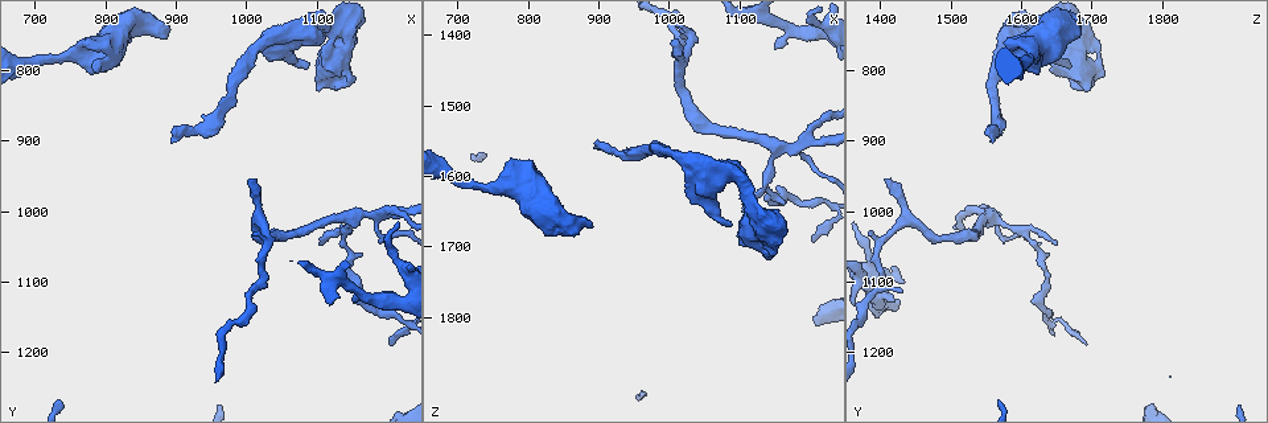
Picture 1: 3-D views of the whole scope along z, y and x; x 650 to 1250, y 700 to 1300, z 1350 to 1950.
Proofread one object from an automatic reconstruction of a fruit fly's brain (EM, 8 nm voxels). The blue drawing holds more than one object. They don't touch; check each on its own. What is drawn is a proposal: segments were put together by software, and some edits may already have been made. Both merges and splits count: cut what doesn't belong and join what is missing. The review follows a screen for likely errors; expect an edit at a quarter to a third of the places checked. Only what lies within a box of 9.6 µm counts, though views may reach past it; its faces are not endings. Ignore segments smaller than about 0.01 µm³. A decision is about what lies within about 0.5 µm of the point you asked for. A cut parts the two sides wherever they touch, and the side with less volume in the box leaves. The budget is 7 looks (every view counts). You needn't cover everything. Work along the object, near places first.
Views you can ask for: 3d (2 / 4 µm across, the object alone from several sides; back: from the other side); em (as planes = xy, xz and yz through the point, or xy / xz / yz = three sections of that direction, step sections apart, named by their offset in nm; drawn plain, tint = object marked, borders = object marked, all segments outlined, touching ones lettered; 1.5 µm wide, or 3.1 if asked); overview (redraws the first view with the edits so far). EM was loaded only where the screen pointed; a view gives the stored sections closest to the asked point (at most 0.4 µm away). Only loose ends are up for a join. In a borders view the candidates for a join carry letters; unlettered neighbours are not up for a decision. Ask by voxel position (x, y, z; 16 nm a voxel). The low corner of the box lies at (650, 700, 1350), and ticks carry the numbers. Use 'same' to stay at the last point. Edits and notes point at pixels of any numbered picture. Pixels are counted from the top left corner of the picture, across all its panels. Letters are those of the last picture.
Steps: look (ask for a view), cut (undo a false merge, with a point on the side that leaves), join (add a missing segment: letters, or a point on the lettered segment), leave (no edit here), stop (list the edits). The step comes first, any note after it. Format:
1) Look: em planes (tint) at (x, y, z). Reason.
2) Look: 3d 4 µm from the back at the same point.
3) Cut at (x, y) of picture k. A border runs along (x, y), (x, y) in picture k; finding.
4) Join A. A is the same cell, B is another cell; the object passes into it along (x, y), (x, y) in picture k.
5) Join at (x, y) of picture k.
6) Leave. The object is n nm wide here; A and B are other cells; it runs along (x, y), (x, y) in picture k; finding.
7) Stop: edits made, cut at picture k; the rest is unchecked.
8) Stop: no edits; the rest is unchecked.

Look: 3d 4 µm at (735, 780, 1615). Sudden change in width.

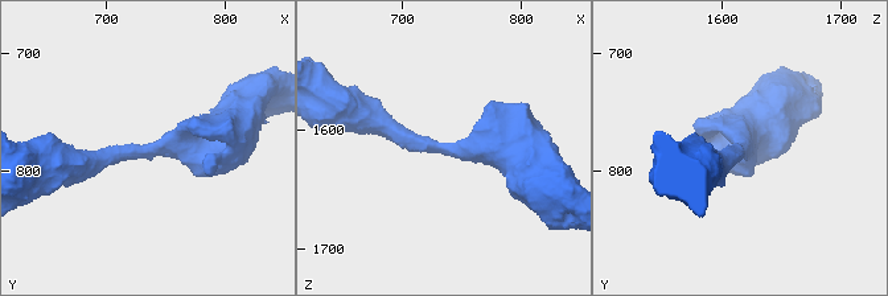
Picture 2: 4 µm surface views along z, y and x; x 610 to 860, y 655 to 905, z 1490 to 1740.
Look: em planes (borders) at (734, 782, 1614). The arms are 260, 300 nm wide.

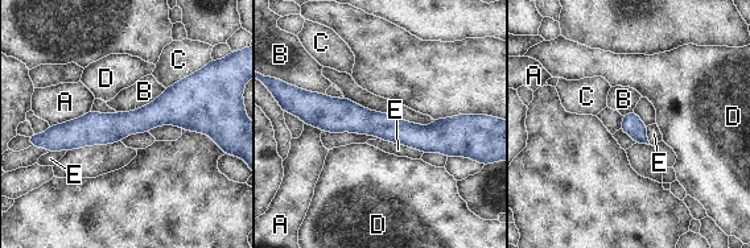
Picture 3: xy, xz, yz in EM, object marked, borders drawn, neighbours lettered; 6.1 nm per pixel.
Leave. The longest contact is with B, 320 nm; A, B, C, D and E are other cells; a border runs along (165, 89), (145, 106), (118, 112) in picture 3; continuous, no second neuron.

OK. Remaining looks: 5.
Look: em planes (tint) at (895, 745, 1675). Stops while still wide.

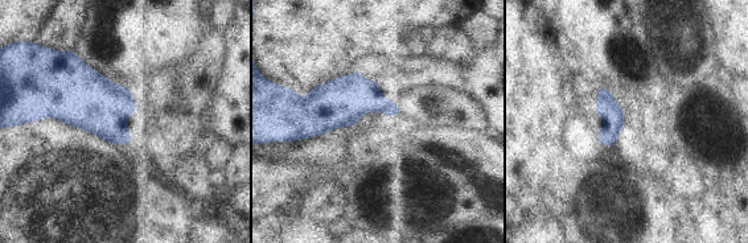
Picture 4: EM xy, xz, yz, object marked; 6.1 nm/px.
Look: em planes (borders) at the same point.

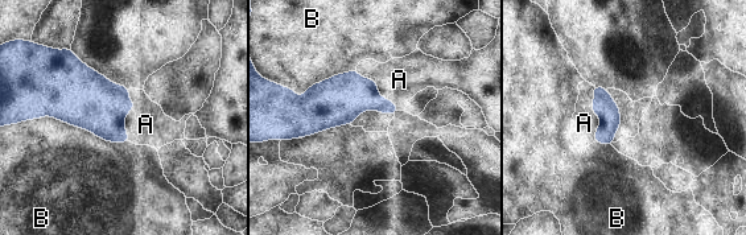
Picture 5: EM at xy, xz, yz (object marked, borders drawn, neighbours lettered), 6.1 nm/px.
Join A. A is the same cell, B is another cell; the object passes into it along (604, 106), (596, 115), (584, 123) in picture 5; the neuron continues.

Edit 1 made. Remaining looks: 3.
Look: 3d 2 µm from the back at (1150, 1130, 1420).

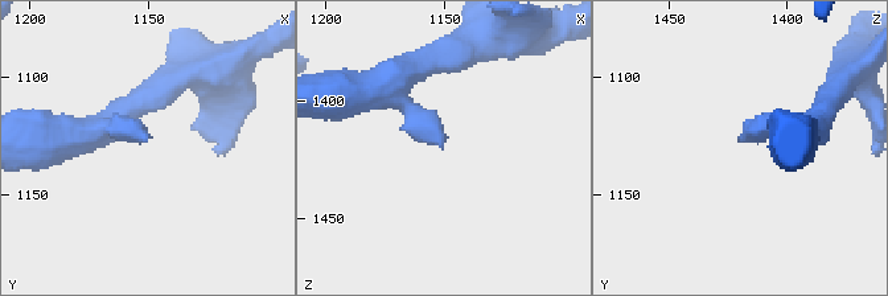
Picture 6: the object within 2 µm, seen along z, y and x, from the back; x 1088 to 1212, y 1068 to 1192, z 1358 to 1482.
Look: em planes (borders) at (1150, 1127, 1420).

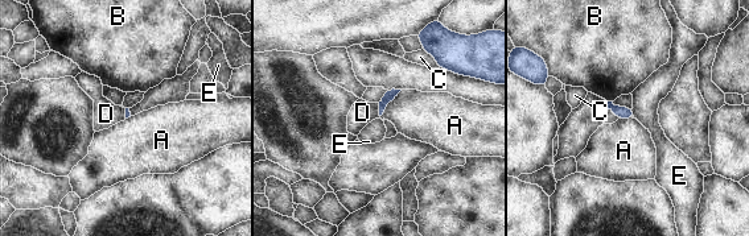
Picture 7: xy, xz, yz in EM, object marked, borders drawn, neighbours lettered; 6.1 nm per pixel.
Join D. D is the same cell, A, B, C and E are other cells; the object passes into it along (390, 95), (379, 110), (362, 112) in picture 7; it goes on there.

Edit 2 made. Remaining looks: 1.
Stop: edits made, join at picture 5, join at picture 7; the rest is unchecked.

